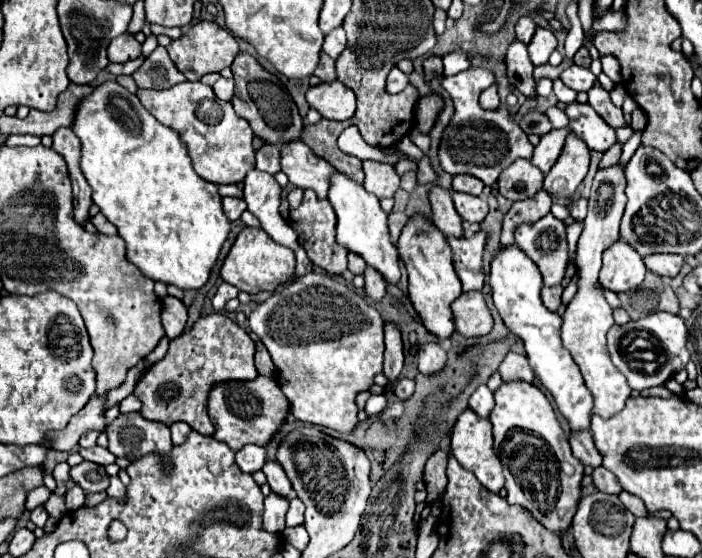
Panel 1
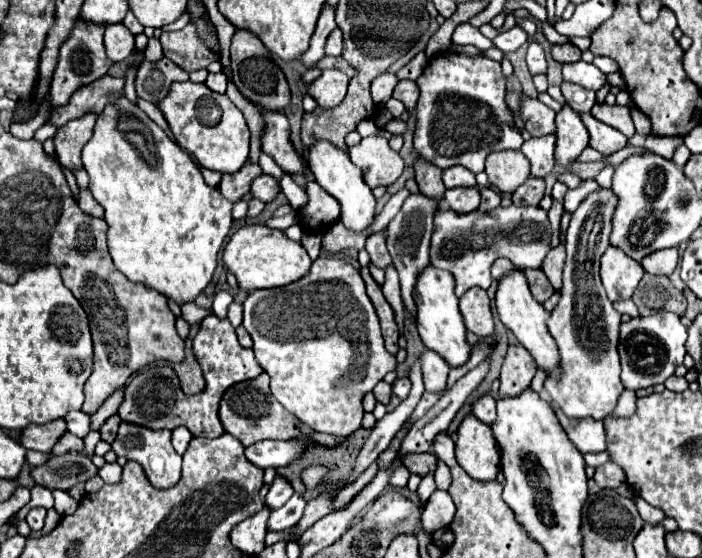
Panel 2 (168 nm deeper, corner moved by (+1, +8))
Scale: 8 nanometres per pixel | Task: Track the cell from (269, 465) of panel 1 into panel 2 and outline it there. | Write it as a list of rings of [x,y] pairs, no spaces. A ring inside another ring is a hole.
[[[276,476],[274,484],[270,486],[270,490],[268,490],[268,494],[266,494],[266,506],[268,506],[270,510],[276,510],[276,508],[284,506],[284,504],[290,500],[292,494],[294,494],[292,486],[290,486],[282,476]]]

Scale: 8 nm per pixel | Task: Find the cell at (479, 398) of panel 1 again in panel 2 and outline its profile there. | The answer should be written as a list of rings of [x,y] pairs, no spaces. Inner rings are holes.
[[[486,394],[476,400],[472,406],[472,414],[484,424],[492,424],[492,420],[496,420],[496,400],[492,398],[492,394]]]

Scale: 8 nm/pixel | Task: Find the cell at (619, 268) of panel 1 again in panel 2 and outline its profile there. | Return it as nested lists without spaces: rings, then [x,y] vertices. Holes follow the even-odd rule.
[[[610,246],[604,252],[600,262],[600,278],[610,302],[632,298],[642,276],[644,276],[644,270],[640,262],[632,260],[620,248]]]

